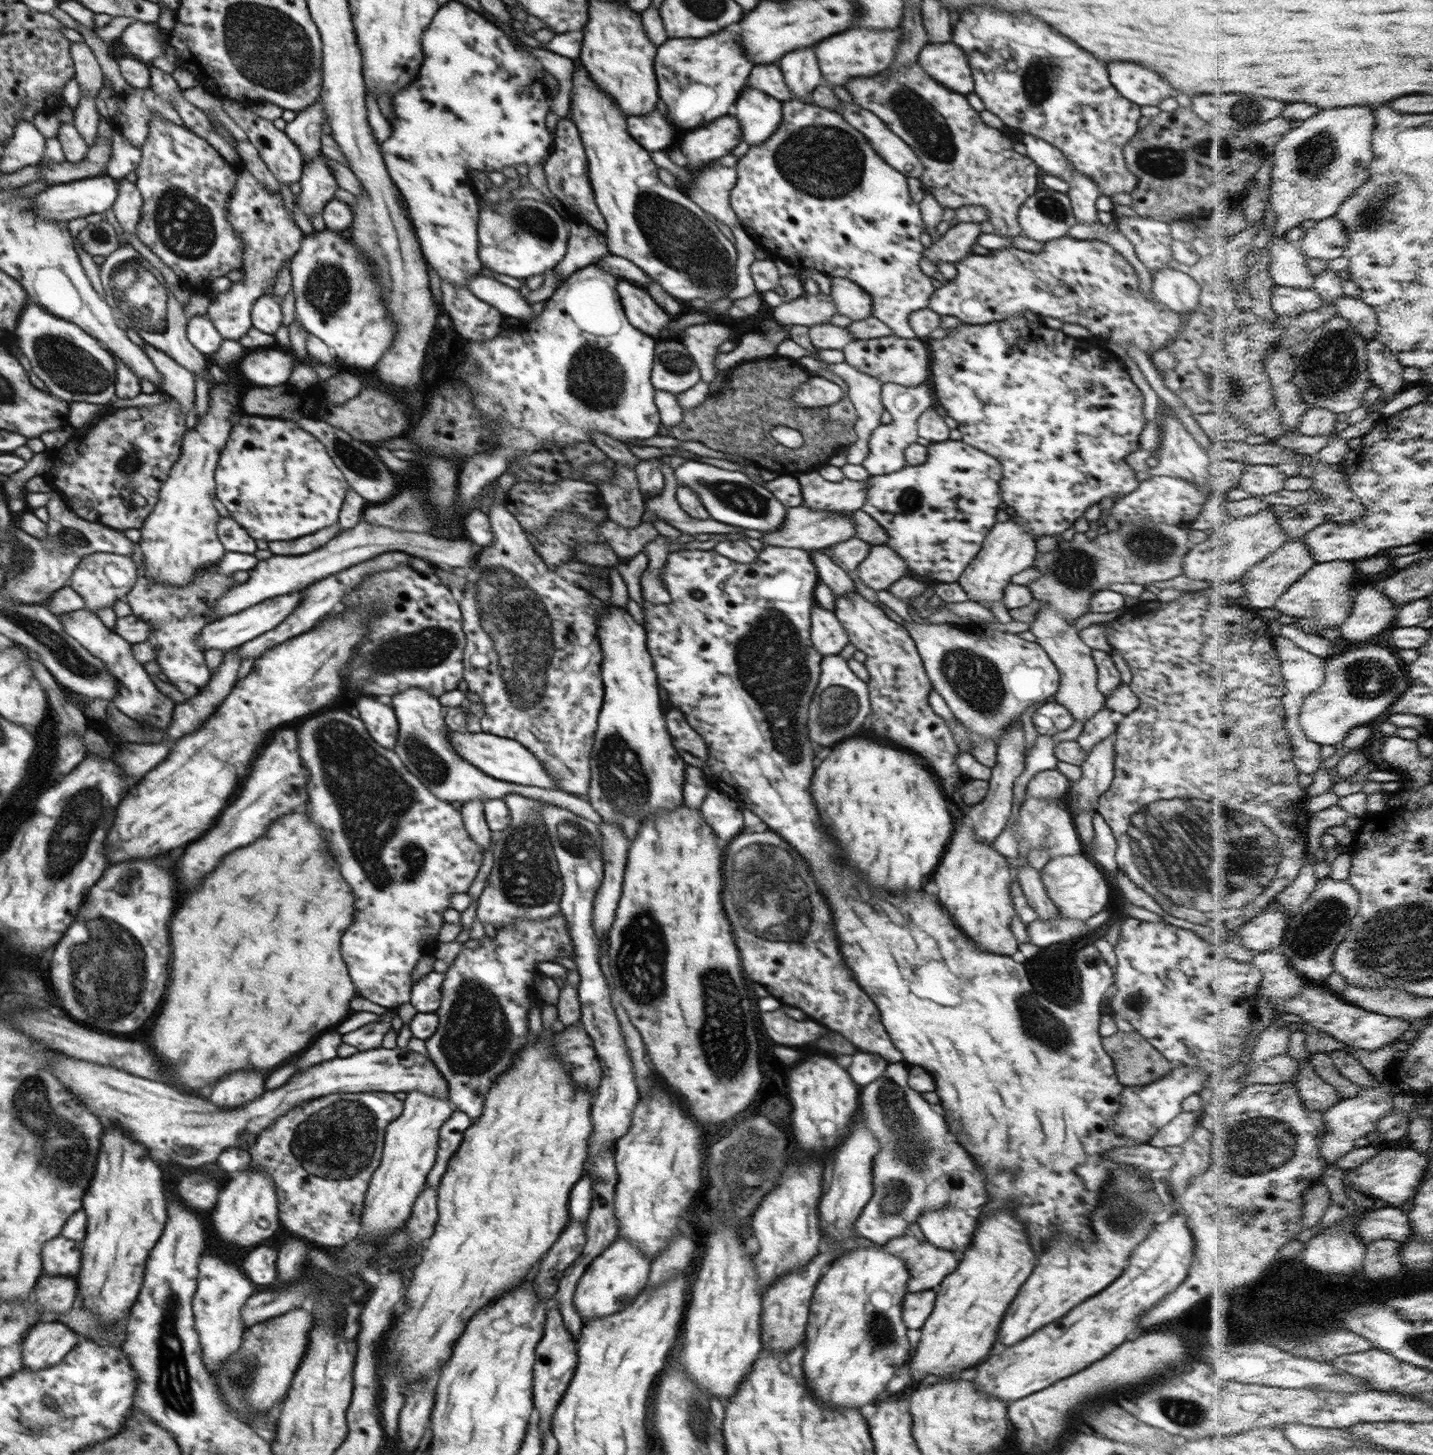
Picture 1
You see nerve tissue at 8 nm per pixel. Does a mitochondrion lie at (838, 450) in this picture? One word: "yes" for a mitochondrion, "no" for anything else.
no

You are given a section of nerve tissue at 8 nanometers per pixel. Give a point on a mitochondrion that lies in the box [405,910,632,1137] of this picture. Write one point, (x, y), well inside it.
(478, 1035)

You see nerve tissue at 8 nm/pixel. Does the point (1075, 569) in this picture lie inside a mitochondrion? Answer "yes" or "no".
yes

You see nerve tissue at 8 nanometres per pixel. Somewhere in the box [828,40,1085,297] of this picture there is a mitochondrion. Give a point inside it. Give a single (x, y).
(920, 119)

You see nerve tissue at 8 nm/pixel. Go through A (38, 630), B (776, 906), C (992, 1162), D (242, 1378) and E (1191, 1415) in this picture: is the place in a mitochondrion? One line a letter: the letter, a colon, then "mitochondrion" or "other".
A: mitochondrion
B: mitochondrion
C: other
D: mitochondrion
E: mitochondrion

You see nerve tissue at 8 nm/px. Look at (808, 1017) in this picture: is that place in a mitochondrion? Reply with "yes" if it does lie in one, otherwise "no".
no

